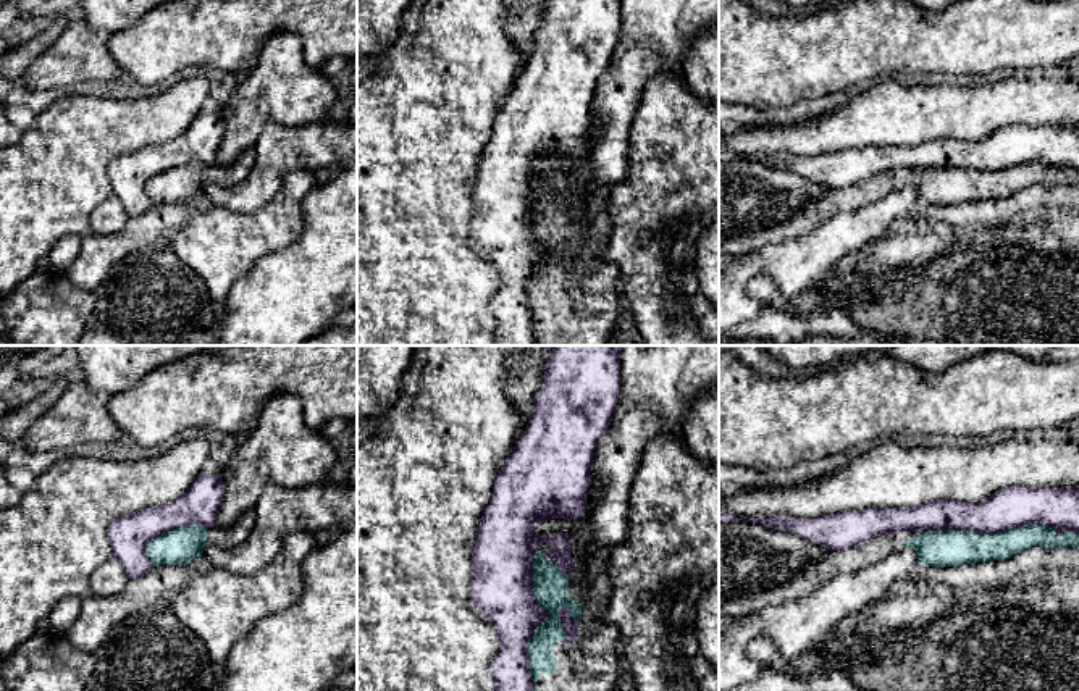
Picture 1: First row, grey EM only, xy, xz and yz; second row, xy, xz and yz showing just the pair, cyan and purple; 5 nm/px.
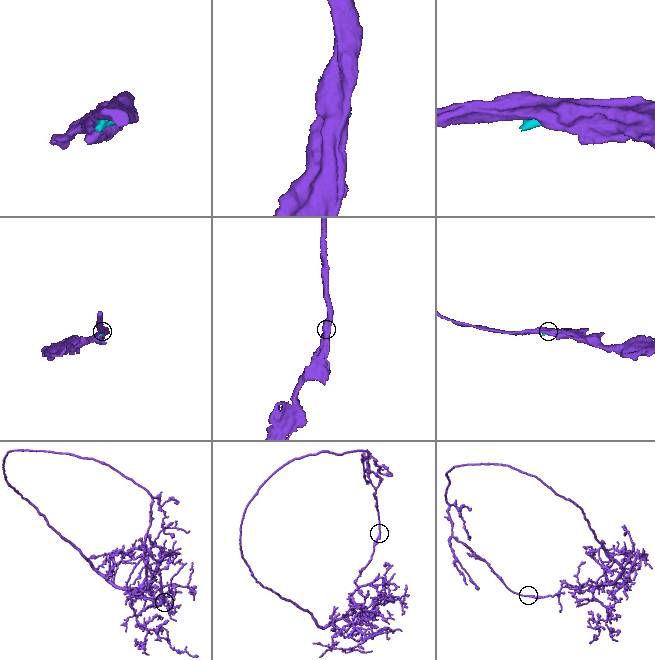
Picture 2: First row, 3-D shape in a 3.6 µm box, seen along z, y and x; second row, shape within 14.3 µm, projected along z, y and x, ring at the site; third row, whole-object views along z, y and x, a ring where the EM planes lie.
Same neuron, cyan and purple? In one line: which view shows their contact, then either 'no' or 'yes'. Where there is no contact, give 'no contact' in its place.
meets cyan in xz; no

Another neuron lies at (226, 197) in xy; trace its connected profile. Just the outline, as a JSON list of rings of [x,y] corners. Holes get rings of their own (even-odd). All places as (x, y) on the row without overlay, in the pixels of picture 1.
[[[331,118],[284,126],[267,123],[255,142],[255,161],[250,173],[229,187],[208,179],[204,186],[213,207],[234,213],[254,213],[273,200],[286,174],[296,170],[338,171],[357,161],[357,123]]]

